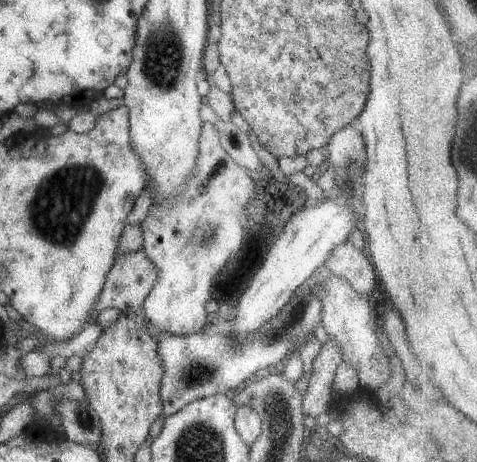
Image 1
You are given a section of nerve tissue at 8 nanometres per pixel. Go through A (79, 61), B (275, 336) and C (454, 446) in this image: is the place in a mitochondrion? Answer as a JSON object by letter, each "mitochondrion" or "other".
{"A":"other","B":"mitochondrion","C":"other"}

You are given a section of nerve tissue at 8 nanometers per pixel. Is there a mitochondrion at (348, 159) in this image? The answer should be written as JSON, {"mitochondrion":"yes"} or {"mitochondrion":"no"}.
{"mitochondrion":"yes"}

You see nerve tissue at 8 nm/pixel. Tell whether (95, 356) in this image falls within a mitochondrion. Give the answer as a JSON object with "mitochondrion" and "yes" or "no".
{"mitochondrion":"no"}

